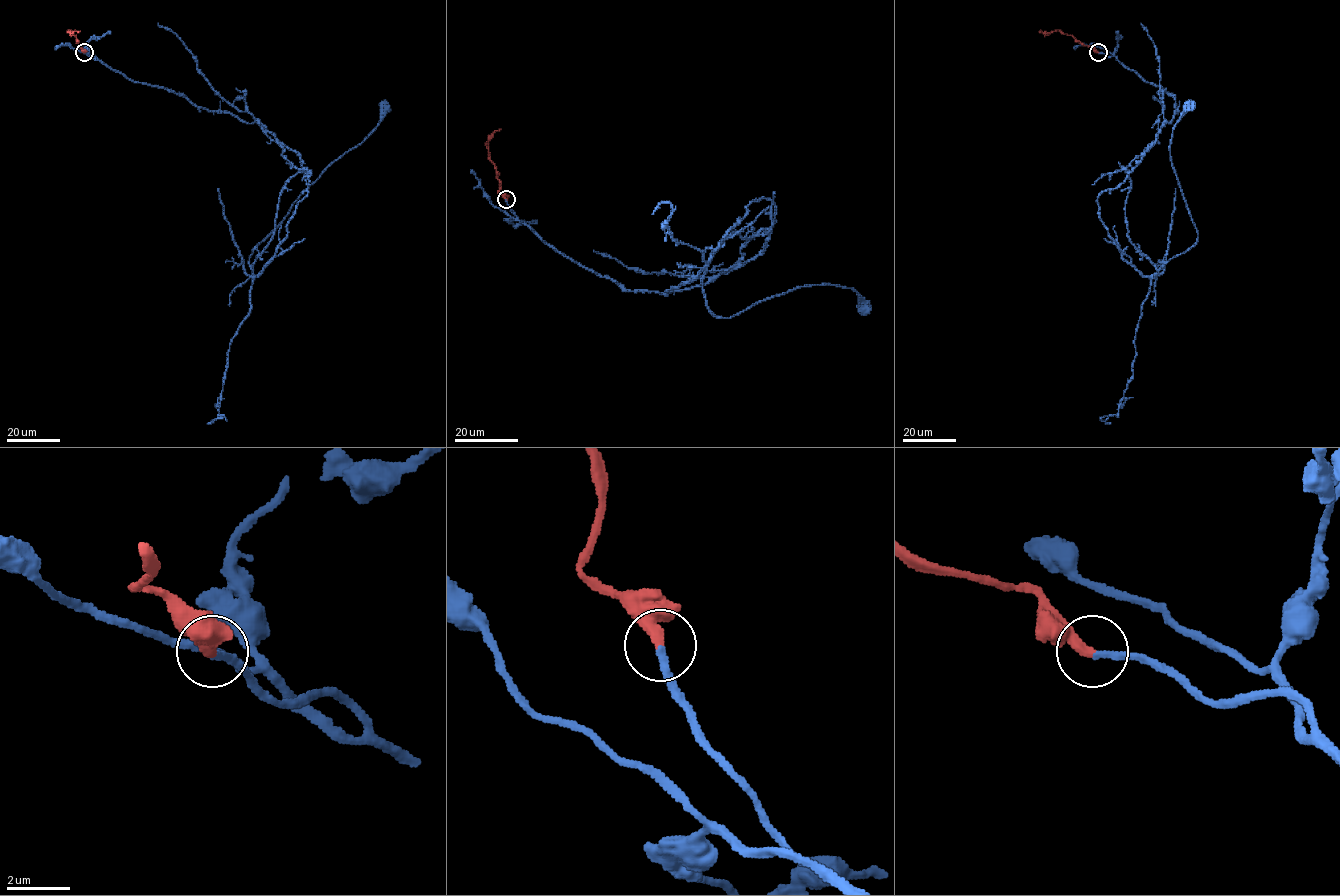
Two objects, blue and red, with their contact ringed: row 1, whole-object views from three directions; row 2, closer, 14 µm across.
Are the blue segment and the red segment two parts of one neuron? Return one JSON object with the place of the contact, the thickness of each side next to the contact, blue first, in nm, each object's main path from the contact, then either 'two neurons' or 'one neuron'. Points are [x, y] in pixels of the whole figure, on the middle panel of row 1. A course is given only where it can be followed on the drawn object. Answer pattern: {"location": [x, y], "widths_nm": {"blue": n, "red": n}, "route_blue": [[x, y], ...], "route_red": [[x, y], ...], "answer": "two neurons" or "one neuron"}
{"location": [506, 199], "widths_nm": {"blue": 240, "red": 380}, "route_blue": [[507, 199], [624, 289], [706, 284], [762, 228], [707, 264], [718, 317], [820, 284], [852, 288], [863, 310]], "route_red": [[506, 199], [499, 192], [500, 181], [488, 152], [491, 135], [500, 128]], "answer": "one neuron"}

